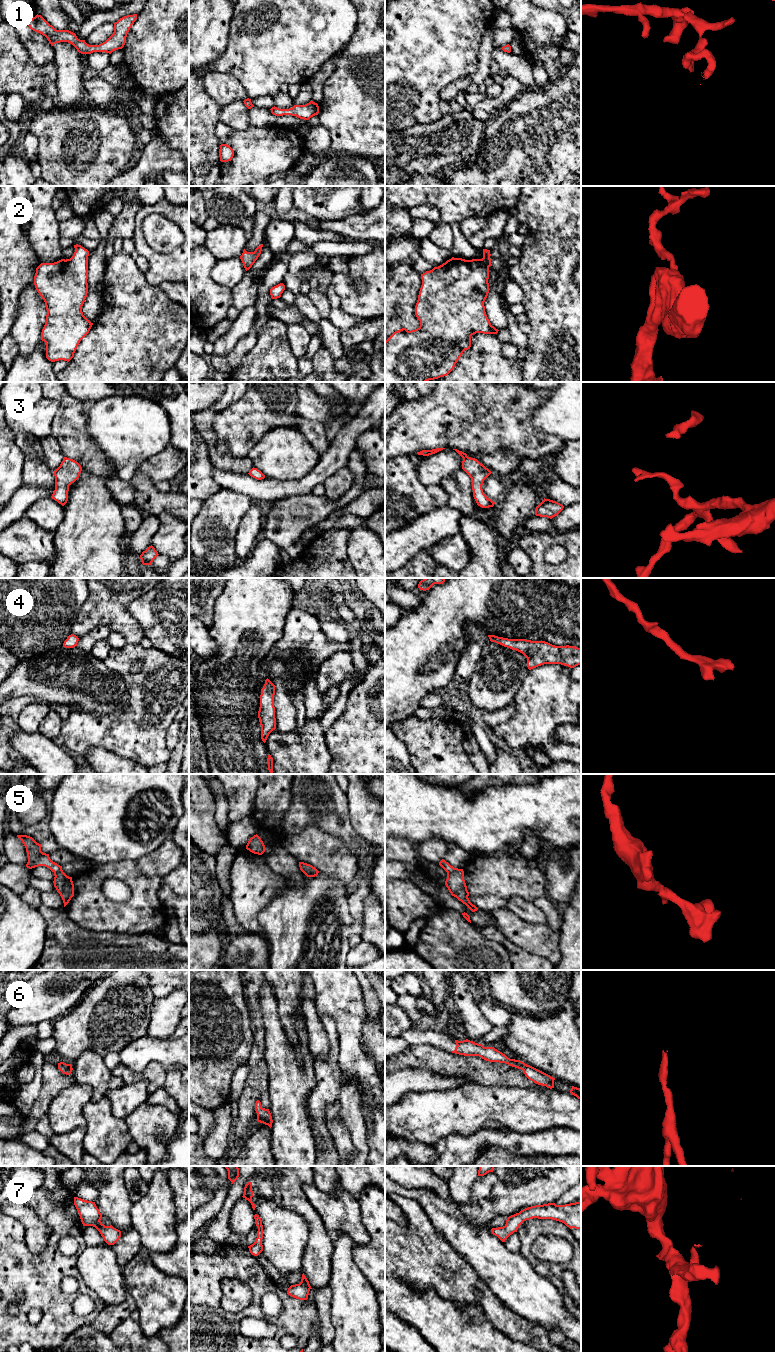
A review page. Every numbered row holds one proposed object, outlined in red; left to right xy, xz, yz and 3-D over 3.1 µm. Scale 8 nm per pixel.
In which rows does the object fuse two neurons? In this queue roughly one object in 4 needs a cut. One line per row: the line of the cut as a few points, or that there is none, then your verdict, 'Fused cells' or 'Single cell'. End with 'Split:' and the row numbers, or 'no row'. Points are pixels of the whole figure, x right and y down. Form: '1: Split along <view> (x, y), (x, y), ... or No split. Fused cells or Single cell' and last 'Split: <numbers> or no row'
1: No split. Single cell
2: No split. Single cell
3: No split. Single cell
4: No split. Single cell
5: No split. Single cell
6: No split. Single cell
7: No split. Single cell
Split: no row

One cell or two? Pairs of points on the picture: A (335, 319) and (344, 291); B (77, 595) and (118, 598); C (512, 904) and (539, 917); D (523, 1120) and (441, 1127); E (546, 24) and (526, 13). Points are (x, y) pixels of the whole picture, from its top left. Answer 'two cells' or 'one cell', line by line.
A: two cells
B: two cells
C: one cell
D: one cell
E: one cell

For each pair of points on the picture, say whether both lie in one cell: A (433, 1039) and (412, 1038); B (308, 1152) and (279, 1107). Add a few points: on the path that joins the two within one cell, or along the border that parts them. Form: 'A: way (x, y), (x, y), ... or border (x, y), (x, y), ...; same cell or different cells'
A: way (428, 1038), (417, 1038); same cell
B: way (297, 1141), (291, 1135), (289, 1118); same cell

